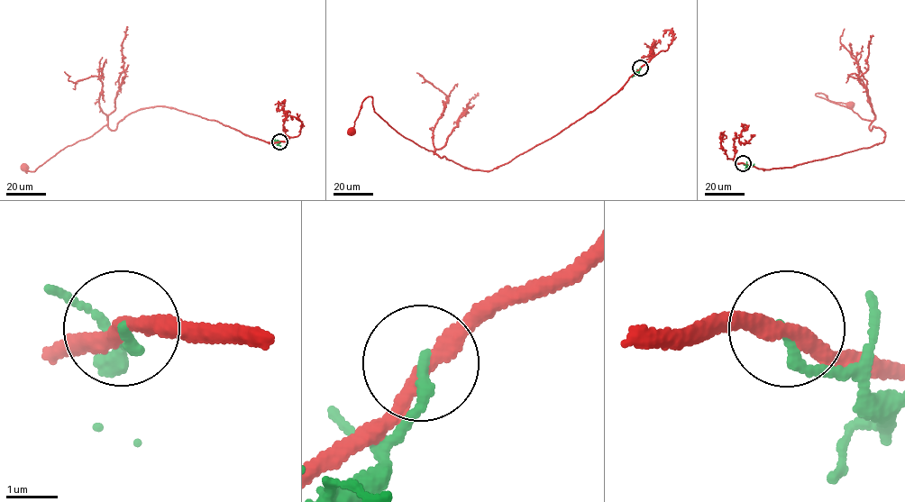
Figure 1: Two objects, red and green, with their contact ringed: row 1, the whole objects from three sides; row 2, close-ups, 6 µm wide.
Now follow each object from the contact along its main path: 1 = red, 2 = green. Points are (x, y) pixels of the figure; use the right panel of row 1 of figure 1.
1: (744, 163), (788, 168), (883, 141), (885, 132), (873, 126), (871, 130), (870, 120), (815, 94), (849, 105)
2: (744, 163), (746, 166), (754, 163)

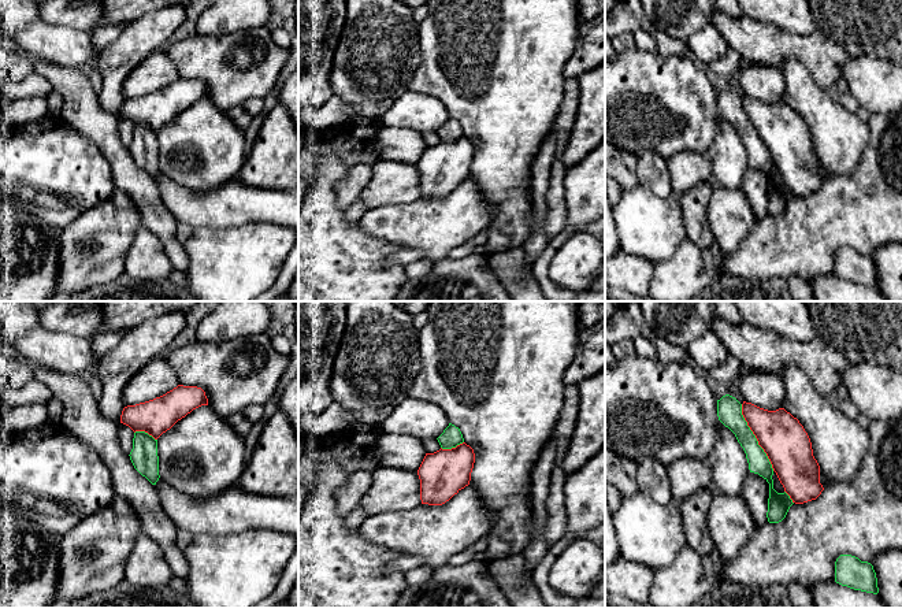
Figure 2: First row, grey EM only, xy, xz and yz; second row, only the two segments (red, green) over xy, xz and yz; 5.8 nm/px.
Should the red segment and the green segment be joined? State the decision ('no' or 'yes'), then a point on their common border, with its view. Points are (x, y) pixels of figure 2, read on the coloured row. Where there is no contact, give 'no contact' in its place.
no; contact yz (756, 437)

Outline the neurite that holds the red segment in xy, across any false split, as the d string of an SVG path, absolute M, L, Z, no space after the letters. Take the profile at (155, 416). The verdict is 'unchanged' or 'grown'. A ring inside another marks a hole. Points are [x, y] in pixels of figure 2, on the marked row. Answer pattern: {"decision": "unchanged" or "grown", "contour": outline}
{"decision": "unchanged", "contour": "M178 385L160 397L125 407L120 423L129 426L134 433L145 431L157 440L178 420L201 405L208 405L208 398L201 388Z"}

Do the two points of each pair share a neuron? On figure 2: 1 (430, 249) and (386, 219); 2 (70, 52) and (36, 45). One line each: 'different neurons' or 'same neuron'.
1: same neuron
2: same neuron

